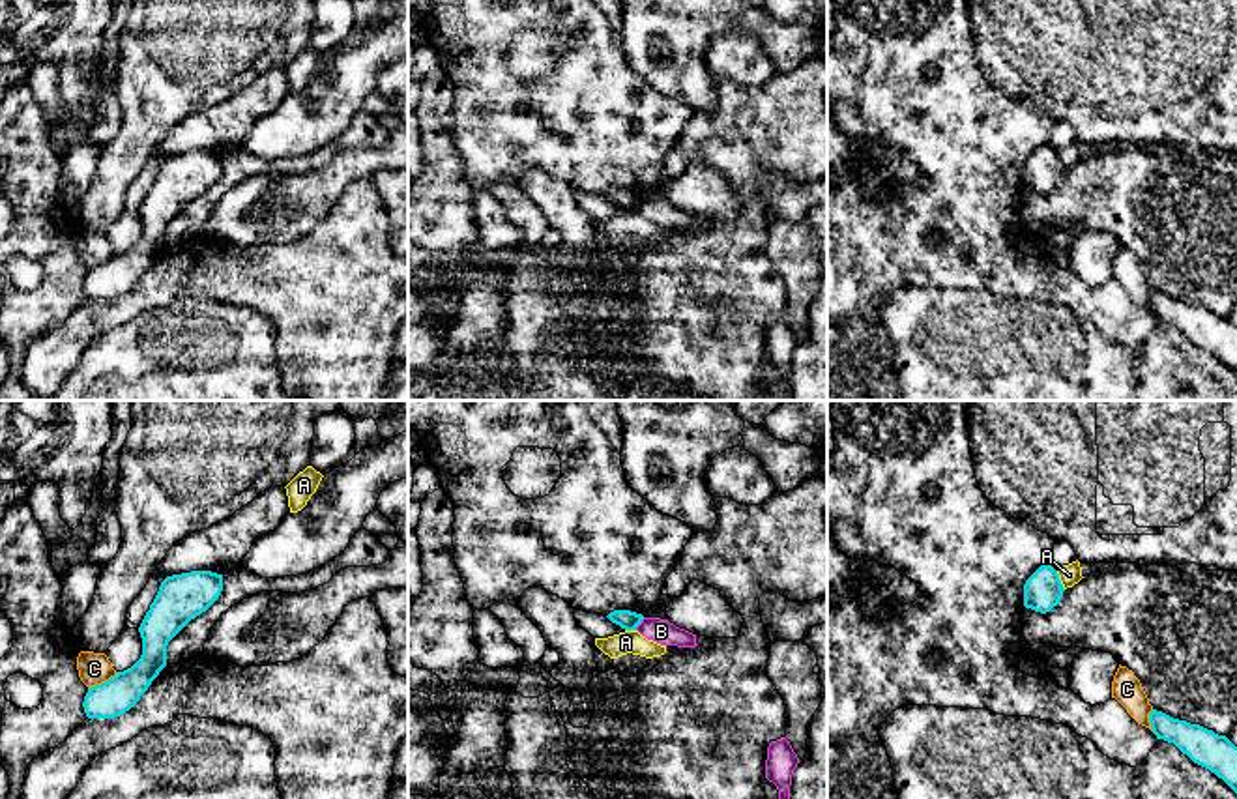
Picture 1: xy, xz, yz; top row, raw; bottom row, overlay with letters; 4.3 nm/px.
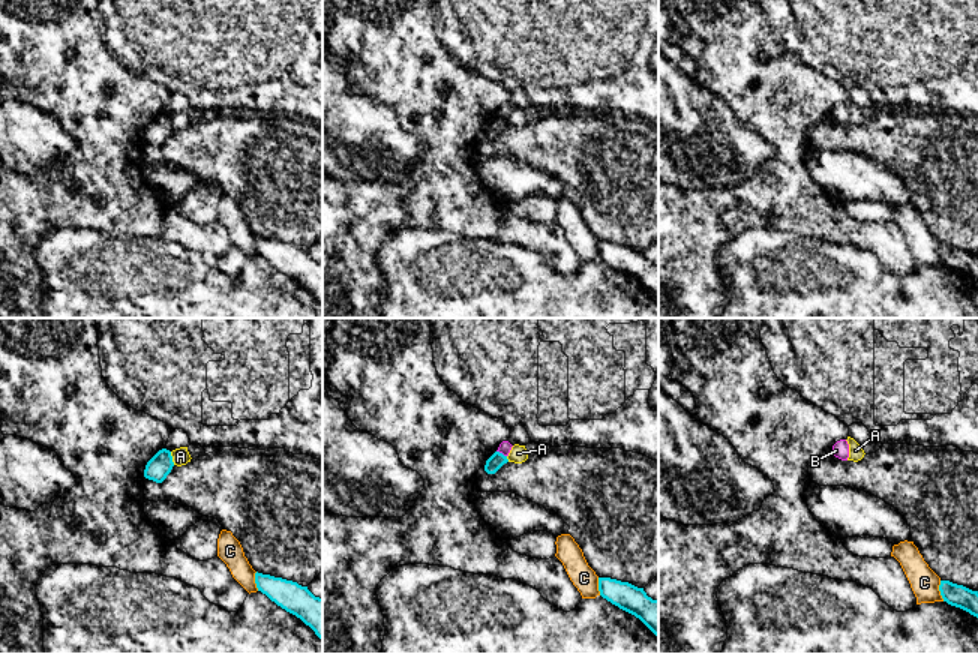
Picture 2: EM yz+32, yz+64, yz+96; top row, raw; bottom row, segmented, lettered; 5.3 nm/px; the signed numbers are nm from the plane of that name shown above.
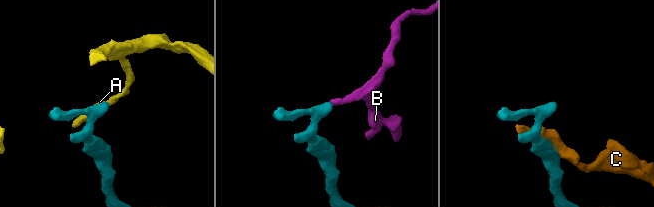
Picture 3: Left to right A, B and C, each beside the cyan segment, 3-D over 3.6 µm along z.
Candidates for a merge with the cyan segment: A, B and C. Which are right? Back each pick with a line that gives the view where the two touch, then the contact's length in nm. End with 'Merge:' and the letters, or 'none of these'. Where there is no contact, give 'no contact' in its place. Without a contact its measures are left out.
B: xz | 70 nm
Merge: B

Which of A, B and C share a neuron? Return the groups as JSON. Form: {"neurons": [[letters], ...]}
{"neurons": [["A"], ["B"], ["C"]]}

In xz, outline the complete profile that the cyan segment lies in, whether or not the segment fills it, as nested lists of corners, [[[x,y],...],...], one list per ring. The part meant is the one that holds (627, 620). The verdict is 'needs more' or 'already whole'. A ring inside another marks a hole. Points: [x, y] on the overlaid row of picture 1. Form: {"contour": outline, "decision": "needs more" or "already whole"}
{"contour": [[[614,610],[606,616],[612,623],[625,631],[638,631],[648,640],[661,646],[696,647],[696,634],[676,627],[668,619],[644,617],[631,610]]], "decision": "needs more"}

